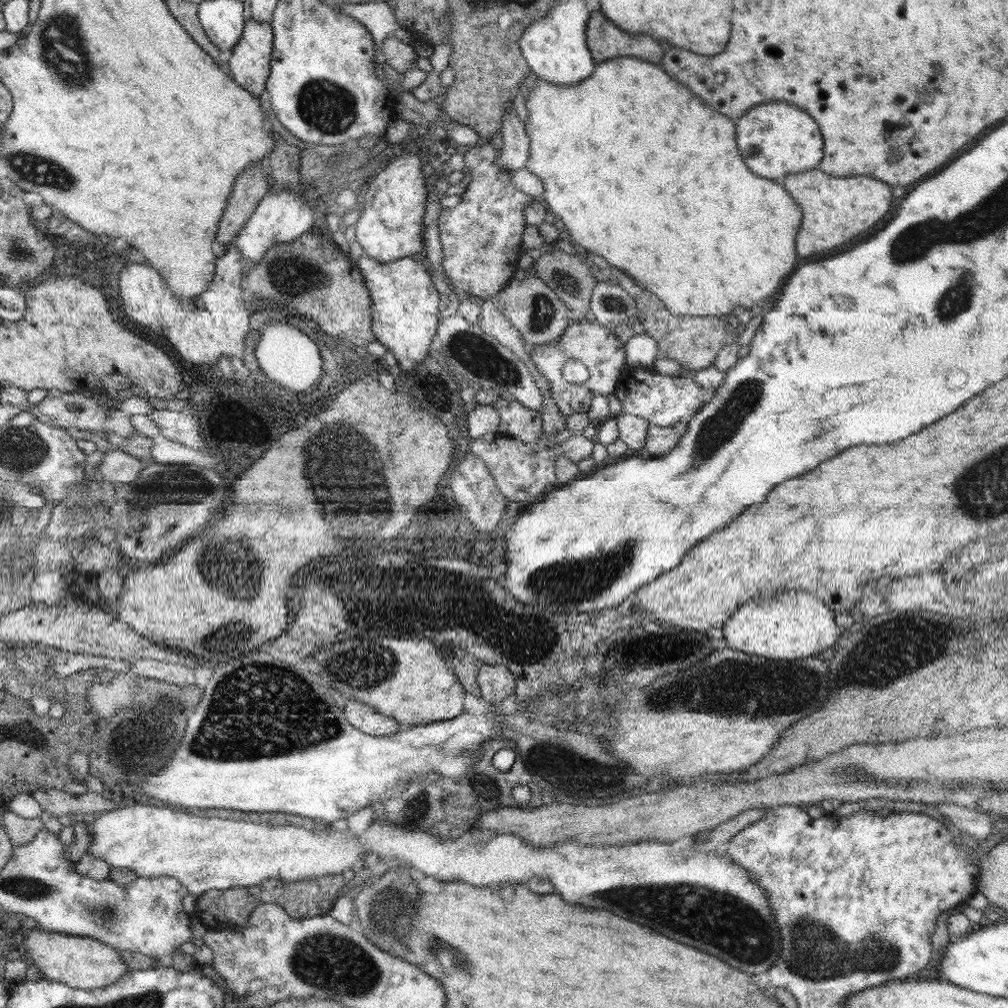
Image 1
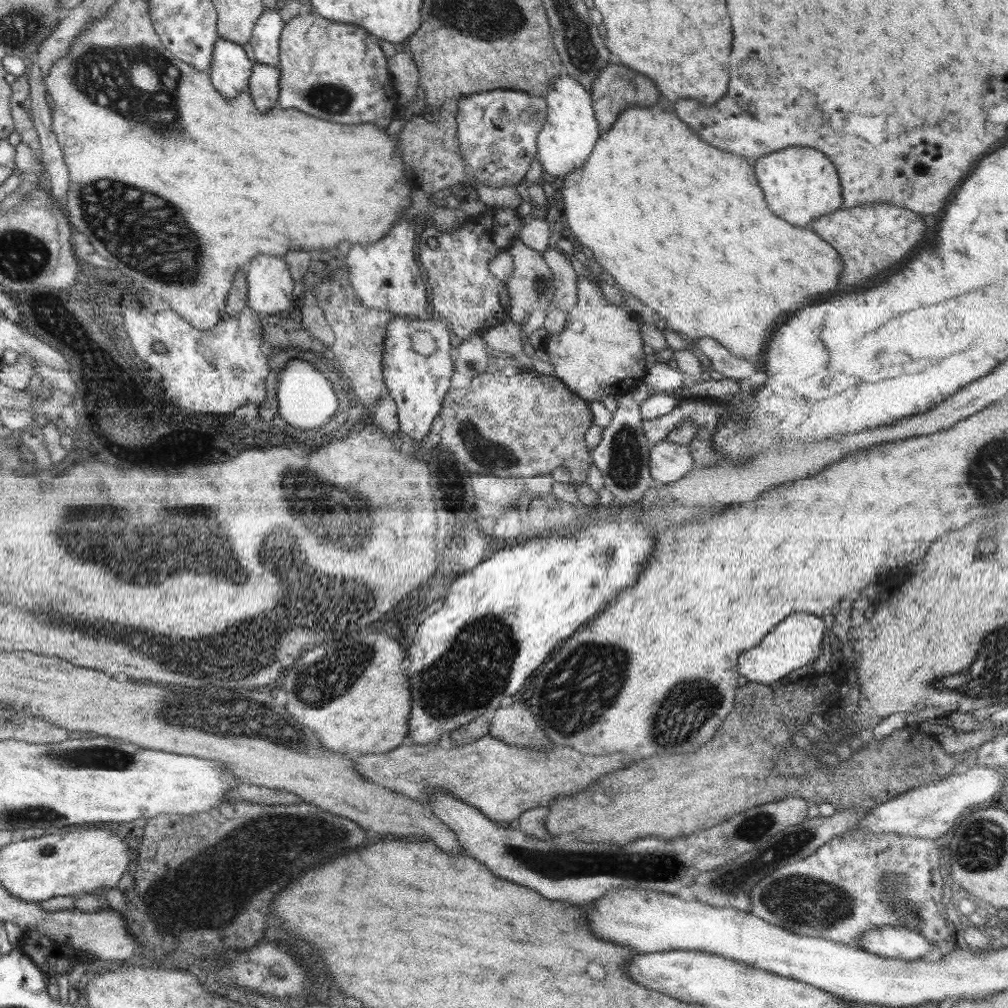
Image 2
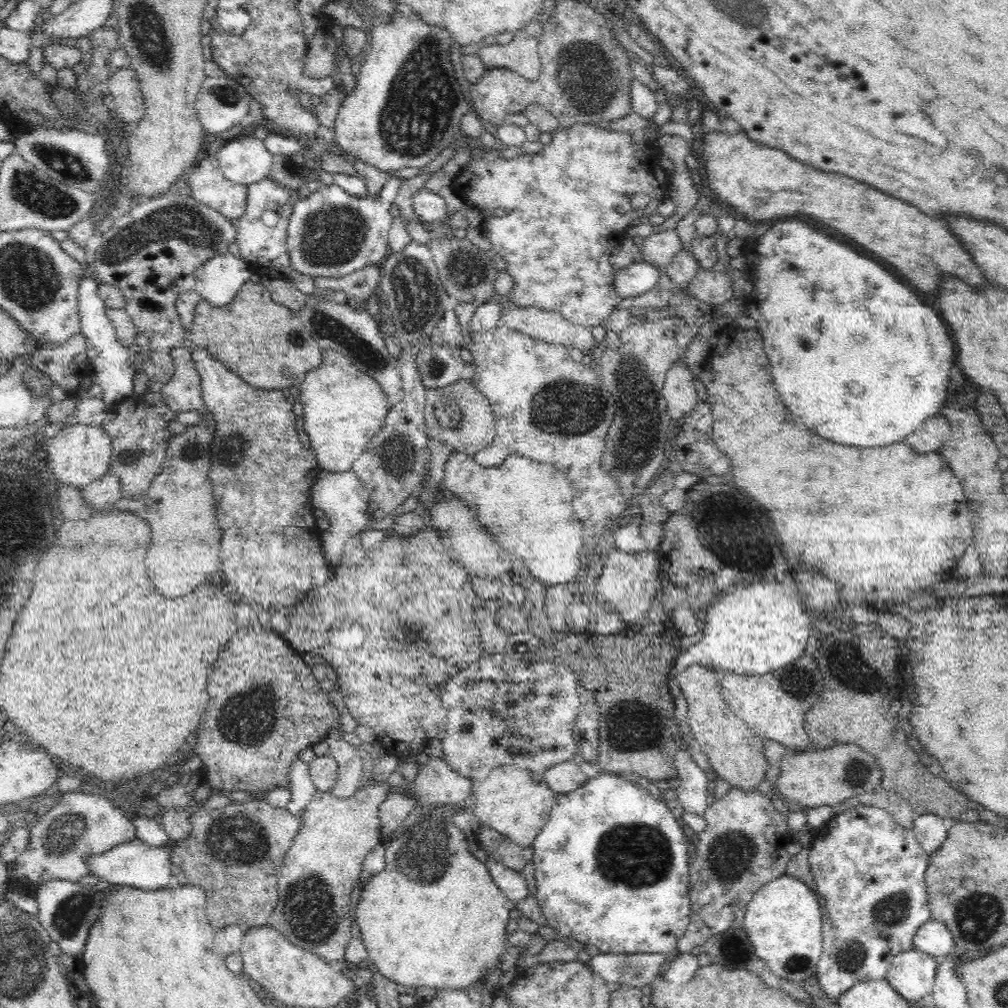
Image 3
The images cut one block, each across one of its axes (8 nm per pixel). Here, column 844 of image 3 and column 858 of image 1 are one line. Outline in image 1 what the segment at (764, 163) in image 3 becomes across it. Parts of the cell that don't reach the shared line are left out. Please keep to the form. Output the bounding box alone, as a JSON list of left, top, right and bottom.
[782,168,892,256]

